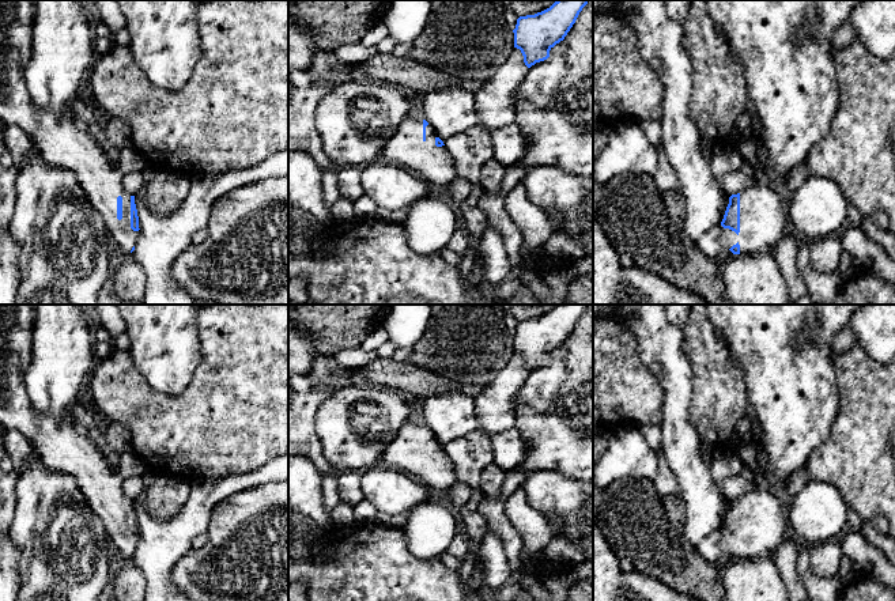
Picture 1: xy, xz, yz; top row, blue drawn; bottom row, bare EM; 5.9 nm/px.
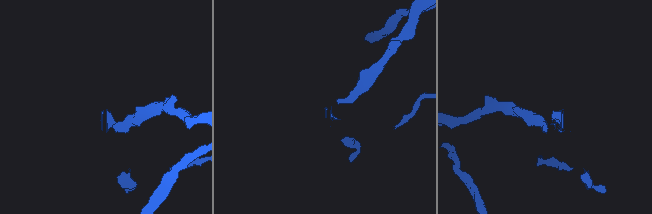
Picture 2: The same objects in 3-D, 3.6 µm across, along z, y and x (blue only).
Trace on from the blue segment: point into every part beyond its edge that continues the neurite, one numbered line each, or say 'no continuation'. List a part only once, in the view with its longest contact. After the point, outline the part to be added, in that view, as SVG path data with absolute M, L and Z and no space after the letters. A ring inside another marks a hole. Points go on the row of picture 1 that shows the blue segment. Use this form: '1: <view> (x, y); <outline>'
1: yz (763, 220); M756 184L740 193L740 233L736 234L721 224L695 239L699 252L714 258L720 252L740 245L740 254L754 254L774 249L788 228L788 212L771 185Z

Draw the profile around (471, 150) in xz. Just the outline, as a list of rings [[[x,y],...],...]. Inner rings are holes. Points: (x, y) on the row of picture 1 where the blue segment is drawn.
[[[475,126],[443,140],[449,154],[453,156],[457,174],[472,184],[471,193],[464,201],[468,205],[477,204],[483,194],[480,185],[482,167],[494,158],[491,135],[486,128]]]

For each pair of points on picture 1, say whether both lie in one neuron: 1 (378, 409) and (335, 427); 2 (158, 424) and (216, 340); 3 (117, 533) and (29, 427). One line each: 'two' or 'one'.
1: one
2: one
3: one

